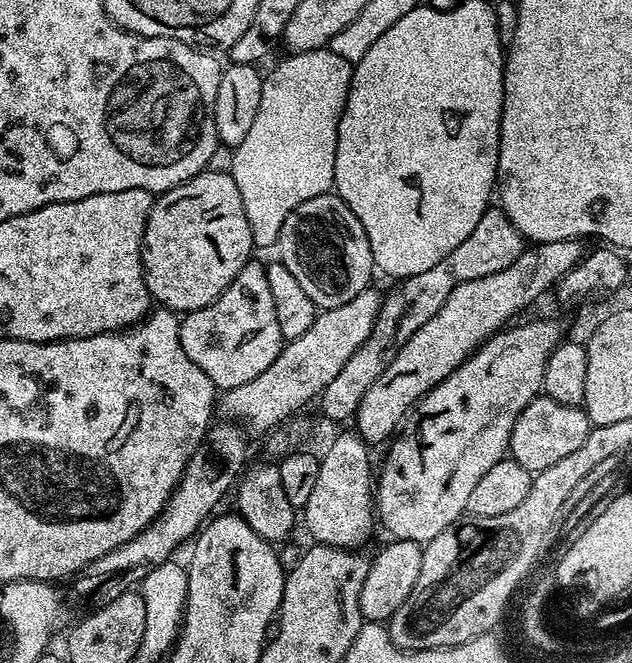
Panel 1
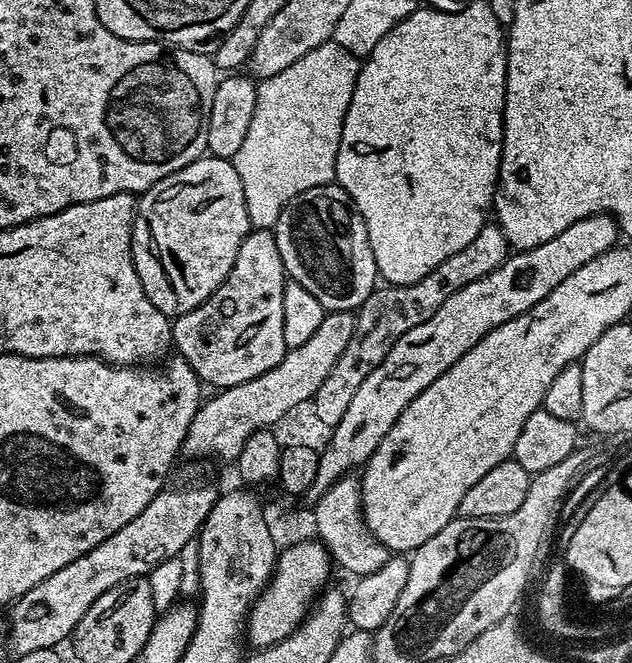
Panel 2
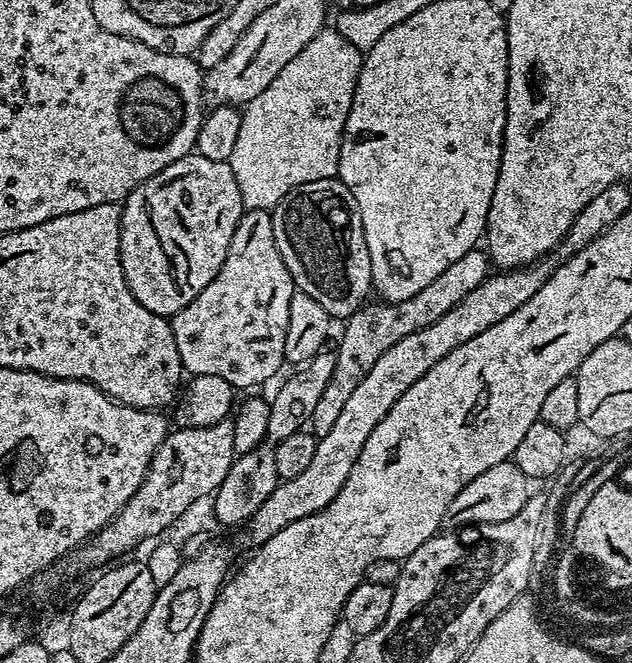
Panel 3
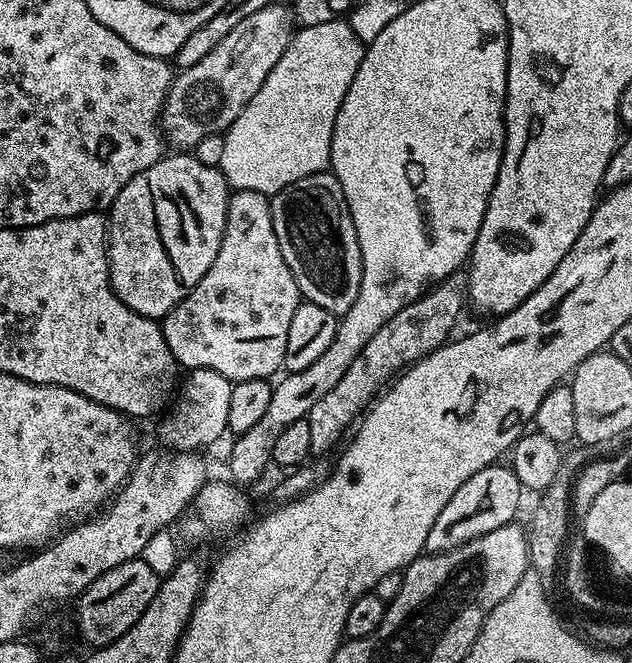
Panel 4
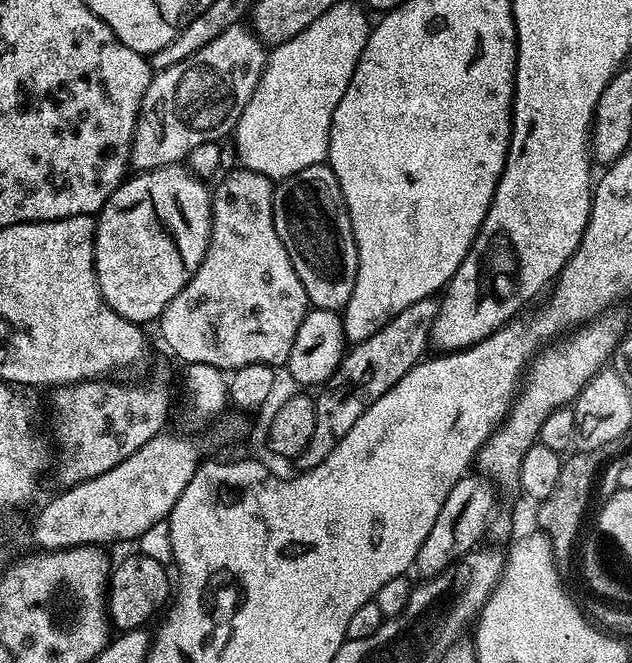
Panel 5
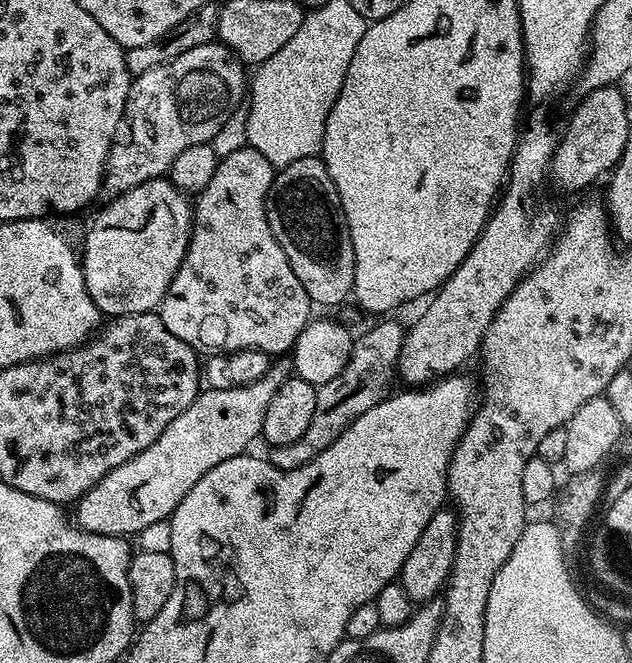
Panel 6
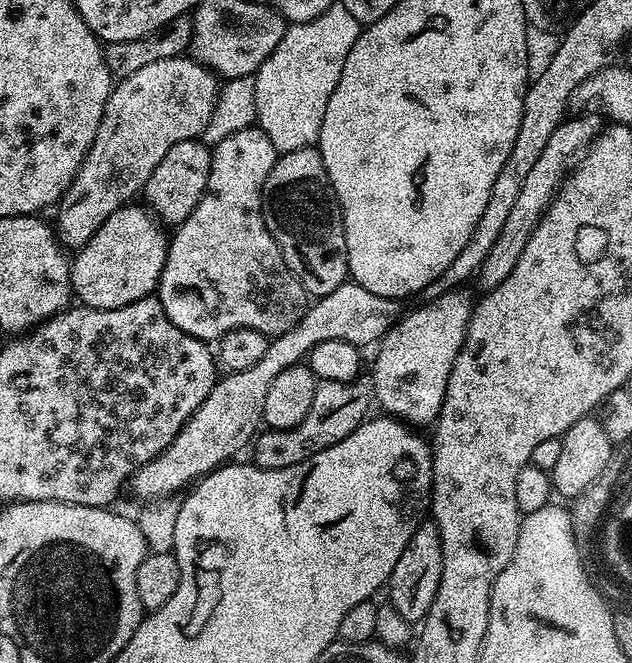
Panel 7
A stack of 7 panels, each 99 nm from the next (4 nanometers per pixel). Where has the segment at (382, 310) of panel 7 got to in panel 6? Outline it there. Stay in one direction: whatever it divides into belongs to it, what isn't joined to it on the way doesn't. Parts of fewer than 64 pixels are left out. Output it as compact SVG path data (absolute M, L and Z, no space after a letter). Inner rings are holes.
M276 358L258 382L224 388L205 387L196 400L146 446L146 450L122 462L122 466L114 466L98 486L75 501L76 527L94 534L132 538L146 530L150 522L168 520L182 498L198 486L207 472L226 462L226 458L245 455L251 449L248 447L261 439L270 398L274 398L278 386L282 386L293 372L291 359Z

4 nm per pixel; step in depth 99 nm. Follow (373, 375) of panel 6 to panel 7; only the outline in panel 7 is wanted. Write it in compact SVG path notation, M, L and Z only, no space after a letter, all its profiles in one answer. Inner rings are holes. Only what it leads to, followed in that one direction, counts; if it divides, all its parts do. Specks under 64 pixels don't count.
M367 379L320 380L316 386L314 402L298 426L290 430L264 430L255 437L256 467L289 468L298 462L306 462L306 458L318 454L318 450L326 450L326 446L334 446L334 442L342 442L346 434L363 424L369 415L368 407L373 407L373 404L372 386Z

